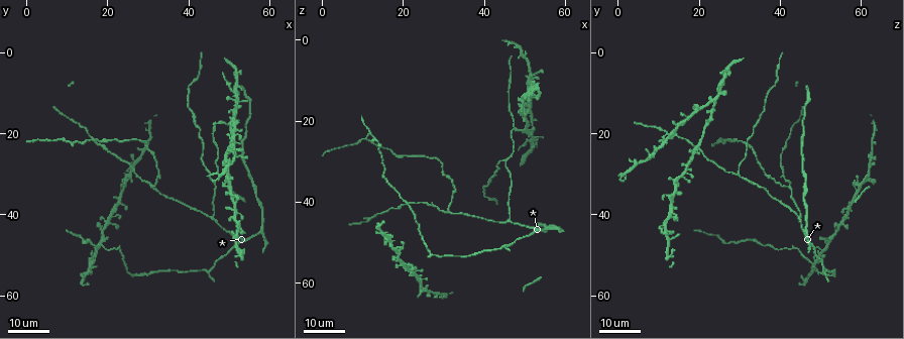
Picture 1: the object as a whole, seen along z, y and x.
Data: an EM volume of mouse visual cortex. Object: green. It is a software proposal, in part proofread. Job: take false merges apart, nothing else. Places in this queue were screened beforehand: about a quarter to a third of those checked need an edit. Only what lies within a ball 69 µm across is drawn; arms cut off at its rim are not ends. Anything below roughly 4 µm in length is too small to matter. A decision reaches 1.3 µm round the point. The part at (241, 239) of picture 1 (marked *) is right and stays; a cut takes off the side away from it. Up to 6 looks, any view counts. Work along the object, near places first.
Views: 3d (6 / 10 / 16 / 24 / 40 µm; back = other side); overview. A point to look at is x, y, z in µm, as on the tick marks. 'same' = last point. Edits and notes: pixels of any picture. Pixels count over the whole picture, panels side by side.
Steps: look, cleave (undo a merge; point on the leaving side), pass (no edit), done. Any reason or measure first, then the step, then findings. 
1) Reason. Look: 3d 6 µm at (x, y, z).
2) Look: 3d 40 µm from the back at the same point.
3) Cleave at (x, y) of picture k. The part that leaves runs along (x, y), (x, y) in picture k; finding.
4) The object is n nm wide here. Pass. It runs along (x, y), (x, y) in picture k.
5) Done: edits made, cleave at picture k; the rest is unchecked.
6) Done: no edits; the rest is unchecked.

Three arms meet. Look: 3d 16 µm at (11.5, 22.5, 25.0).

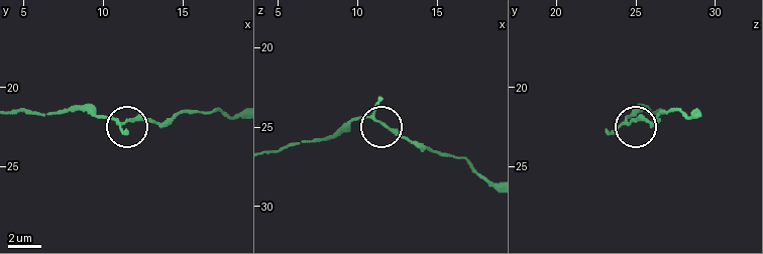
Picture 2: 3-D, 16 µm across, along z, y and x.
Look: 3d 10 µm at (11.5, 22.0, 24.7).

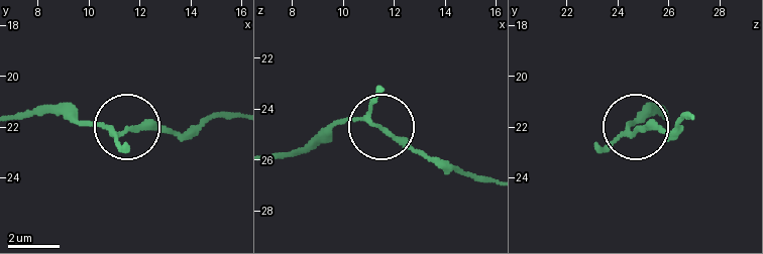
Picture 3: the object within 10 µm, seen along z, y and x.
Pass. It runs along (692, 114), (666, 133), (633, 131), (636, 120) in picture 3; one cell here.

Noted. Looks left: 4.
Small branch off a trunk. Look: 3d 24 µm at (45.5, 40.5, 44.5).

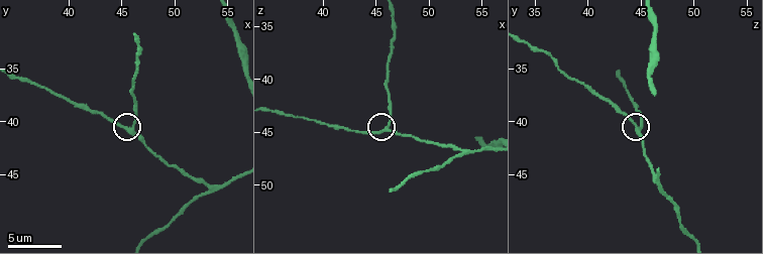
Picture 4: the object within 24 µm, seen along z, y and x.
Look: 3d 6 µm at (46.0, 40.6, 44.6).

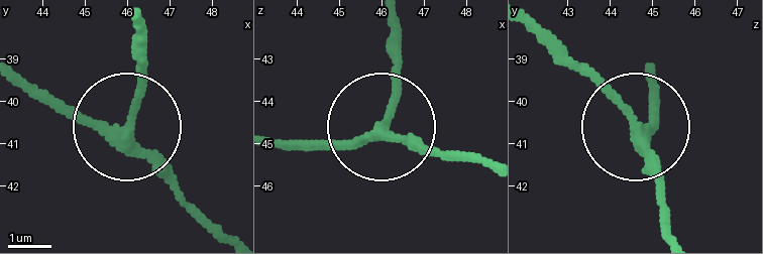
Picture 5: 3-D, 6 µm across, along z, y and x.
The side arm is 73 µm long; 3 arms meet here. Pass. All the same cell.

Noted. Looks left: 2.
Look: 3d 16 µm at (19.5, 46.0, 52.0).

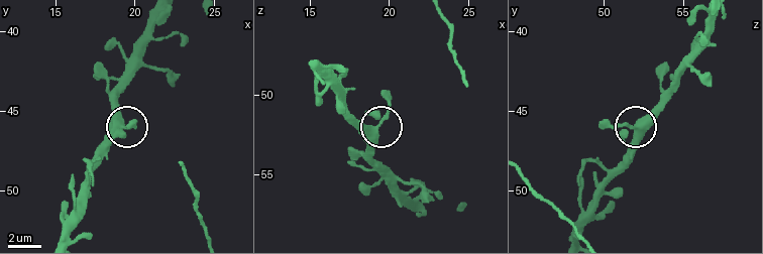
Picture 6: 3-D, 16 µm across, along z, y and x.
Zoom in. Look: 3d 10 µm at (19.6, 46.0, 51.4).

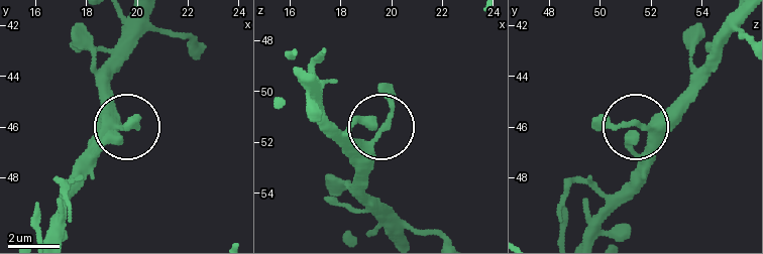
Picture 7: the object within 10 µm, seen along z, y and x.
The side arm is 17 µm long. Pass. One cell here.

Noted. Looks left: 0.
Done: no edits; the rest is unchecked.

